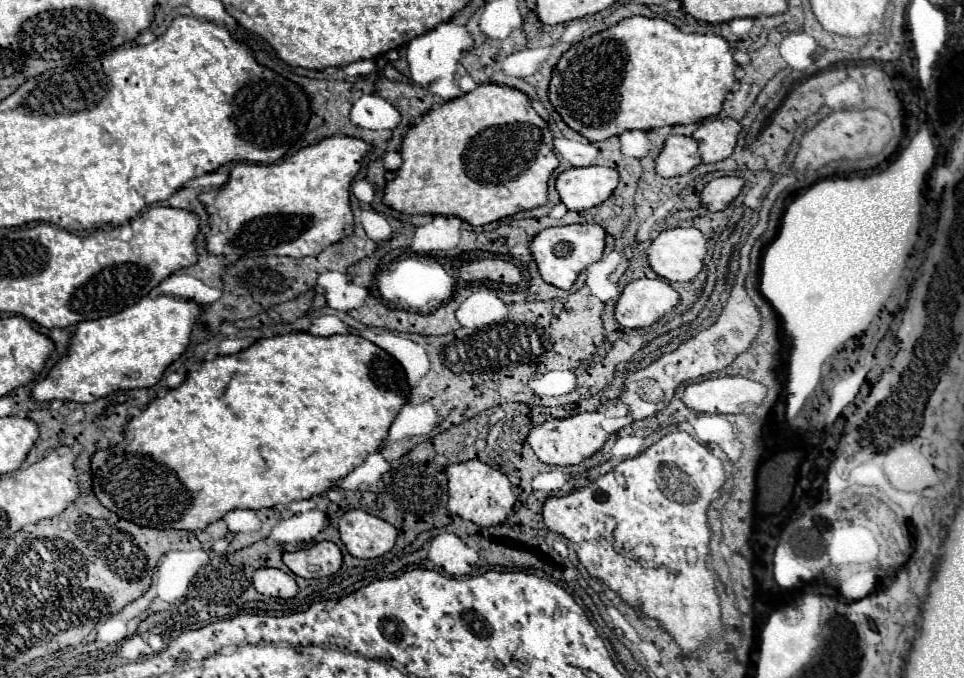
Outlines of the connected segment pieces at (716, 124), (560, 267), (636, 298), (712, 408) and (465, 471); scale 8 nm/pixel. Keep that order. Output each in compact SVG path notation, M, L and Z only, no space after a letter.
M711 118L705 120L691 138L697 142L703 162L719 162L733 154L739 130L739 122L733 118Z
M571 224L559 228L545 228L541 230L531 242L529 252L535 258L541 278L547 284L553 284L561 290L569 290L577 280L579 272L583 272L589 264L597 262L603 254L605 246L605 230L597 224Z
M639 278L625 286L615 306L615 320L623 328L651 326L663 314L671 312L679 302L679 294L661 278Z
M721 376L689 384L683 404L703 414L751 414L765 396L761 382L743 376Z
M469 460L469 462L447 466L445 474L449 480L447 484L447 492L449 492L447 510L449 512L459 514L465 520L471 520L477 526L493 526L493 524L505 522L507 514L513 510L513 504L517 498L511 490L511 482L501 470L495 470L481 460Z

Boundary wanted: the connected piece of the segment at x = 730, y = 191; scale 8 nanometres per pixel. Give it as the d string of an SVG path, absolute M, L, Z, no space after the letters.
M717 178L717 180L711 180L703 188L699 202L709 212L717 212L717 210L727 208L735 200L741 188L743 188L741 178Z

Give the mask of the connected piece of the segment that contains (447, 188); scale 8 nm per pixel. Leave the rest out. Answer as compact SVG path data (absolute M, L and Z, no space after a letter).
M481 84L469 94L427 112L419 124L409 128L399 150L403 164L393 172L393 180L387 180L383 202L401 214L455 216L471 226L485 226L521 210L543 206L547 204L547 180L559 166L551 142L553 134L547 122L533 110L523 92Z

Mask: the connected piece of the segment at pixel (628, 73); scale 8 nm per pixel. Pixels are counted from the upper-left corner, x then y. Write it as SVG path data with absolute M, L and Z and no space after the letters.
M633 16L571 46L557 62L549 82L549 102L563 122L587 140L607 140L627 130L693 124L721 112L725 94L735 82L735 60L729 42L715 34L683 34L661 18Z

